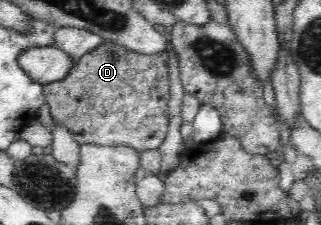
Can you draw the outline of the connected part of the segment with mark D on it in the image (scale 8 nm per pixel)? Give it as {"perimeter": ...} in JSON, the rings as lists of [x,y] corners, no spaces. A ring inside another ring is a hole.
{"perimeter":[[[104,41],[96,49],[80,57],[74,69],[63,80],[43,84],[45,102],[55,123],[65,127],[78,144],[130,144],[138,152],[162,148],[168,133],[170,90],[168,83],[168,53],[146,55]]]}

